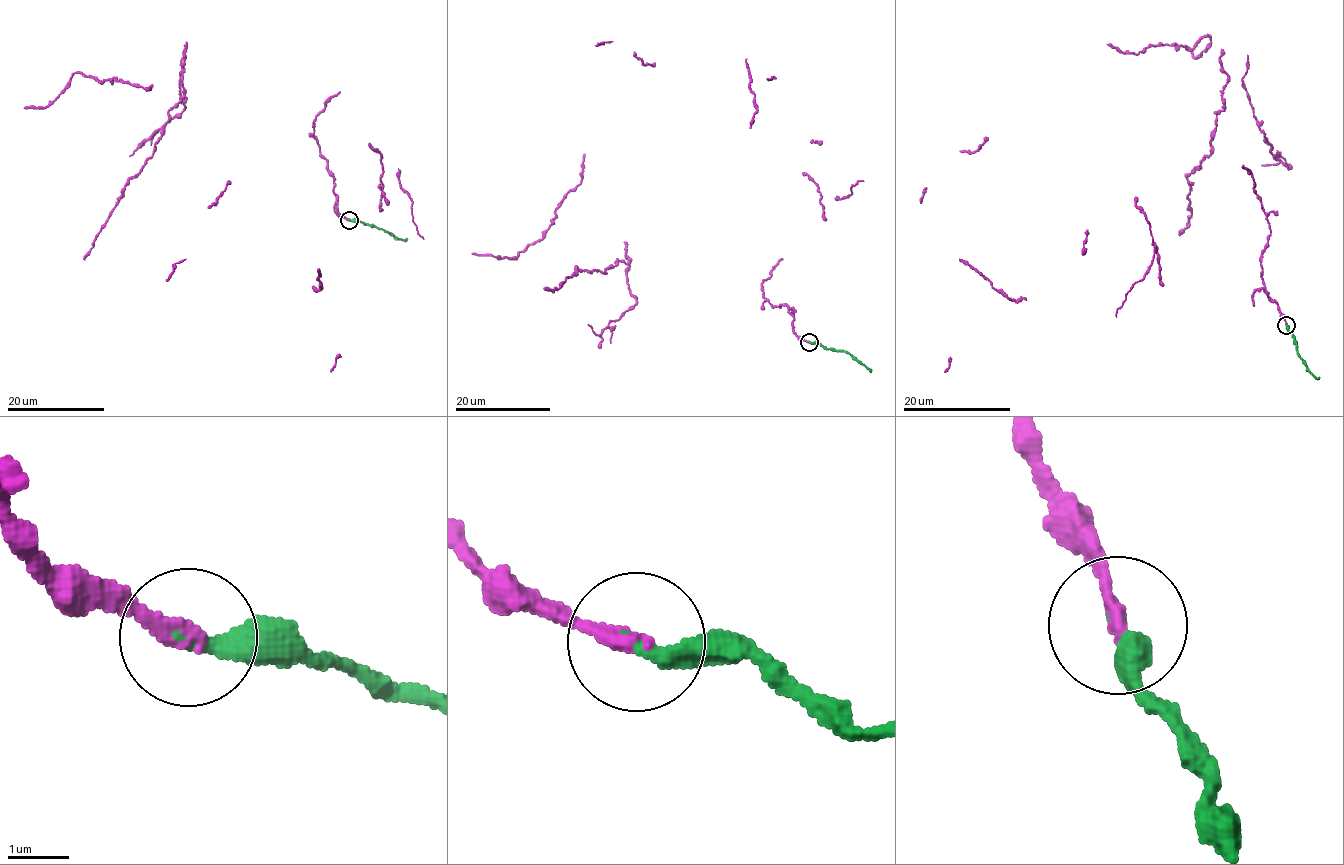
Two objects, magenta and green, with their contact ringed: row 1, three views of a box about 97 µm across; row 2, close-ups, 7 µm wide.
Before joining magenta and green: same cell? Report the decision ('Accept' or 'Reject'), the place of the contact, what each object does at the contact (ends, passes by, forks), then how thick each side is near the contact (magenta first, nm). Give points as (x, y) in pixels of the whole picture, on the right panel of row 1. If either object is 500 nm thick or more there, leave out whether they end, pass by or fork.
Accept. Place: (1286, 325). At the ring magenta ends. At the ring green ends. Thickness 280 nm (magenta) against 280 nm

